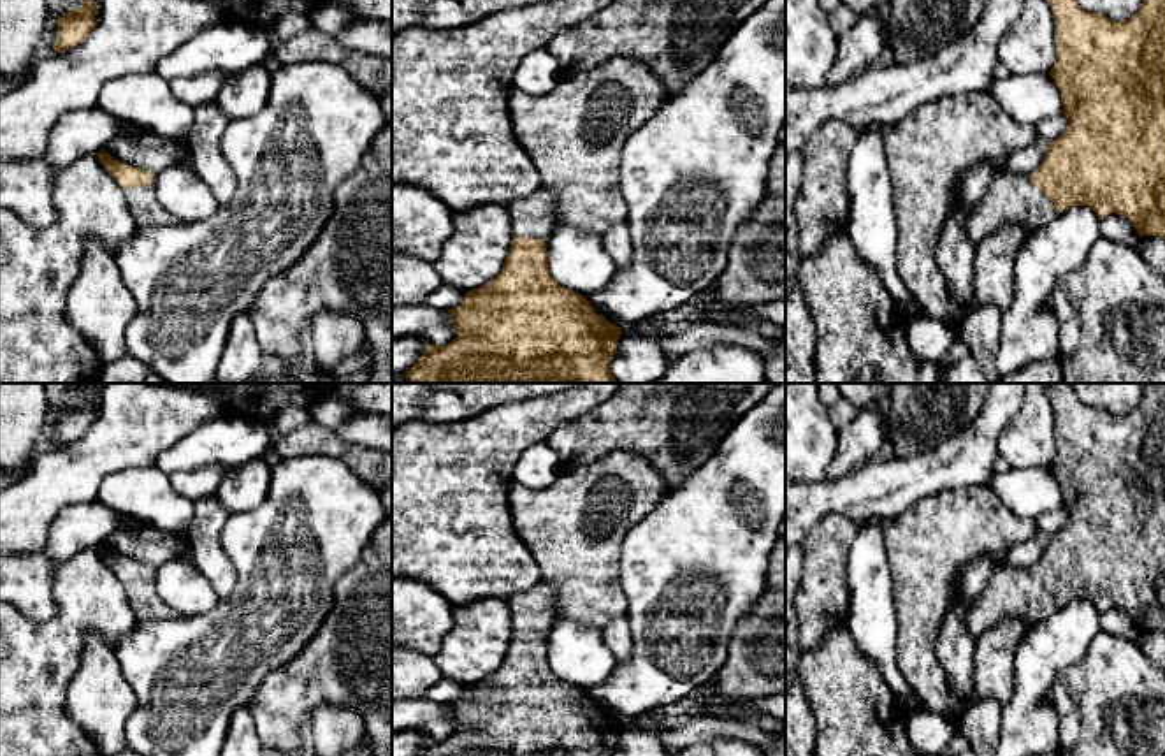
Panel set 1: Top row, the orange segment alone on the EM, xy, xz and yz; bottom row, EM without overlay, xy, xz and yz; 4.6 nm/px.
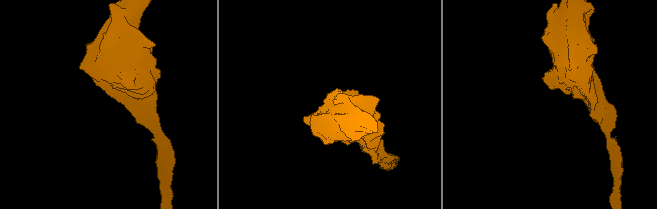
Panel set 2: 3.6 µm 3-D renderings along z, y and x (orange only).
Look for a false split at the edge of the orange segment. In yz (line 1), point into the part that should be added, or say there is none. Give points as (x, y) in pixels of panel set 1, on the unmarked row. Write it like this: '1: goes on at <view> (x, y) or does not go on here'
1: goes on at yz (1013, 593)

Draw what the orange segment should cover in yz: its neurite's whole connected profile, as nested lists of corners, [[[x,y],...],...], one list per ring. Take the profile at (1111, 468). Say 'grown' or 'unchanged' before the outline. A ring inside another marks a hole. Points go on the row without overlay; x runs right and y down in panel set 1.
grown | [[[1049,383],[1049,399],[1054,411],[1054,436],[1056,454],[1049,469],[1054,473],[1056,482],[1061,487],[1063,508],[1068,513],[1067,524],[1053,536],[1042,554],[1042,557],[1030,568],[1009,568],[996,566],[980,598],[968,612],[968,629],[977,638],[984,631],[991,629],[1003,619],[1024,619],[1037,622],[1047,619],[1060,607],[1072,600],[1091,601],[1100,614],[1116,607],[1128,612],[1137,628],[1142,629],[1161,629],[1165,633],[1165,383],[1142,383],[1142,397],[1139,406],[1125,415],[1114,415],[1102,408],[1084,404],[1068,383]]]

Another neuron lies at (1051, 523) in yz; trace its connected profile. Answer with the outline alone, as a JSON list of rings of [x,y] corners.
[[[1061,505],[1047,513],[1042,513],[1037,519],[1037,527],[1046,534],[1053,536],[1067,524],[1067,519],[1068,519],[1068,513]]]

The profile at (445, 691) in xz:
[[[443,679],[425,693],[425,698],[438,703],[453,703],[462,698],[464,689],[462,682]]]

